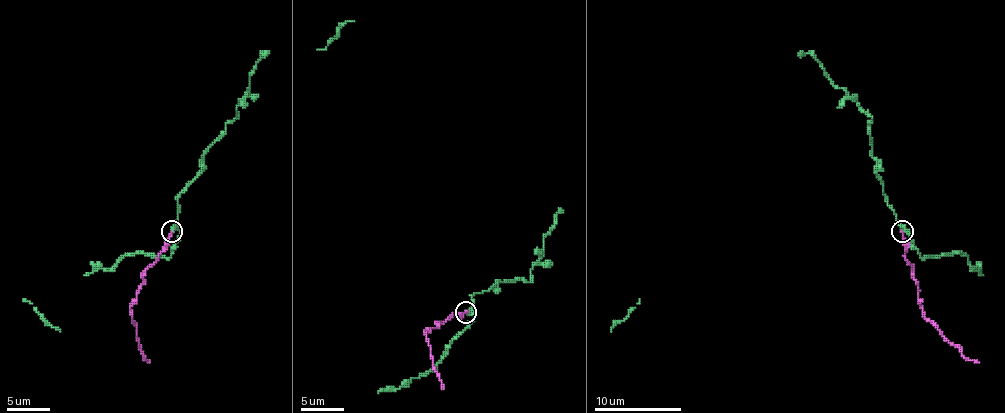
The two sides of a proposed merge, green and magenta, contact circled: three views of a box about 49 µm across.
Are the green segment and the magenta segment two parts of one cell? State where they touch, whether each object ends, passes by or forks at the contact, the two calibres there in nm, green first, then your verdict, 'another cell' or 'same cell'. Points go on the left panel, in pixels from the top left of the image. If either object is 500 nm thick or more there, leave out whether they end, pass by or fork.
place (172, 231); green passes by; magenta ends; calibres 200 and 180 nm; another cell

